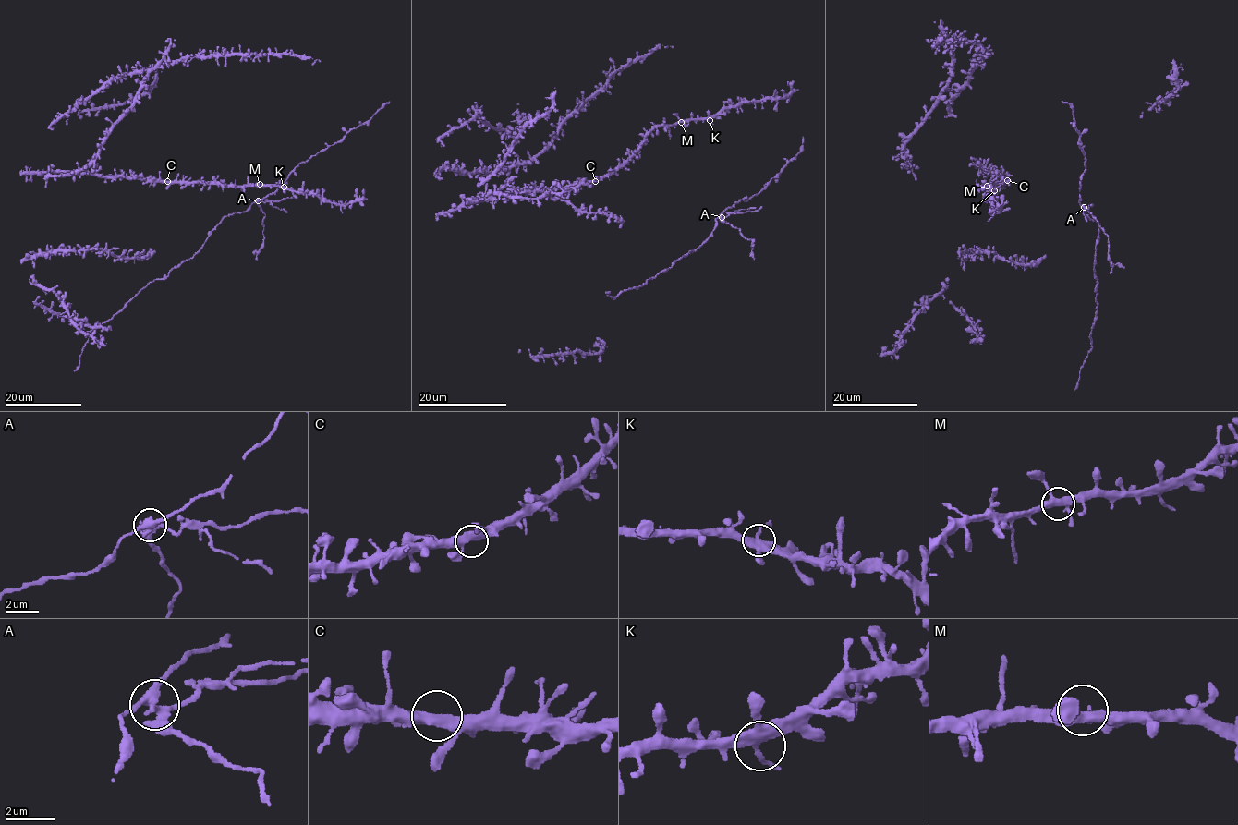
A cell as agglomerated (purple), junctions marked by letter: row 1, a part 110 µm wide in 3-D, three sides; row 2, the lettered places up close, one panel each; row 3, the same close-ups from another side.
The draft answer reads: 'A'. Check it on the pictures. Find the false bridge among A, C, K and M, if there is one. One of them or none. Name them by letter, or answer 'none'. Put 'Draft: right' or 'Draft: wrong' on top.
Draft: right
A

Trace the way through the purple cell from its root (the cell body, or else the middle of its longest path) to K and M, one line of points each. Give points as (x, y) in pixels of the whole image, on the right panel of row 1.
K: (1004, 182), (981, 187), (994, 190)
M: (1004, 182), (987, 186)

